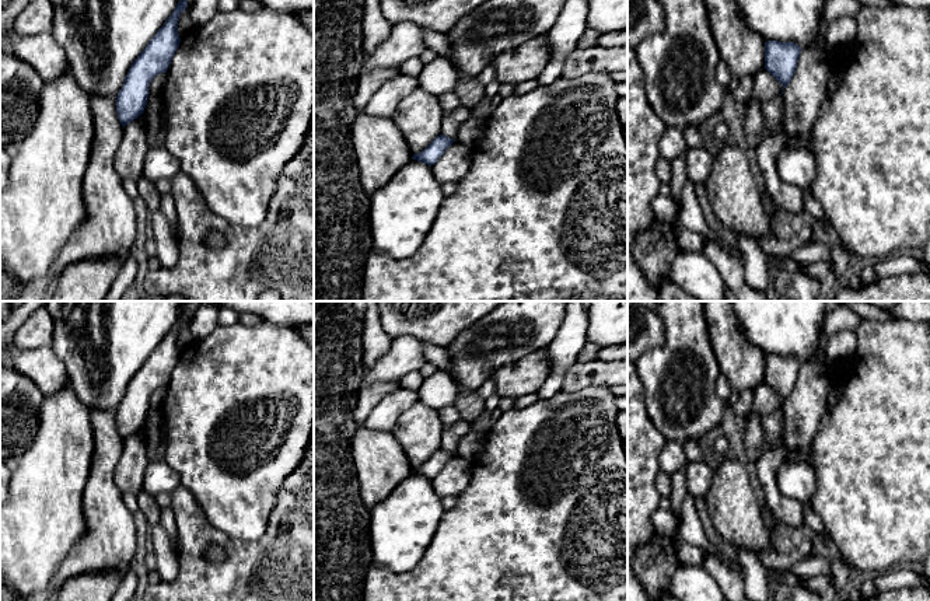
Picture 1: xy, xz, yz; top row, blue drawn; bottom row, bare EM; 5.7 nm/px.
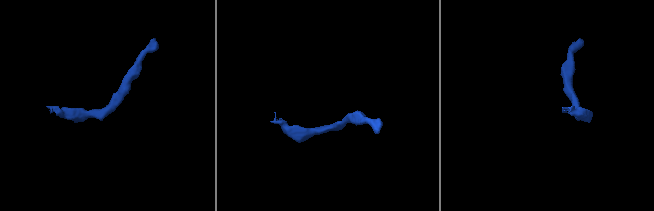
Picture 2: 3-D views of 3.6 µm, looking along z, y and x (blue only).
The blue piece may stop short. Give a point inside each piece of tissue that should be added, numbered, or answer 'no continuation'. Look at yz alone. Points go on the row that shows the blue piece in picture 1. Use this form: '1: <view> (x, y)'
no continuation

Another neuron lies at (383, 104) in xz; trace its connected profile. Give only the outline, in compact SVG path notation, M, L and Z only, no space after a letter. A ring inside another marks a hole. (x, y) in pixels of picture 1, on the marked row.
M399 73L381 84L363 108L363 113L374 118L392 118L398 104L419 87L417 77Z

